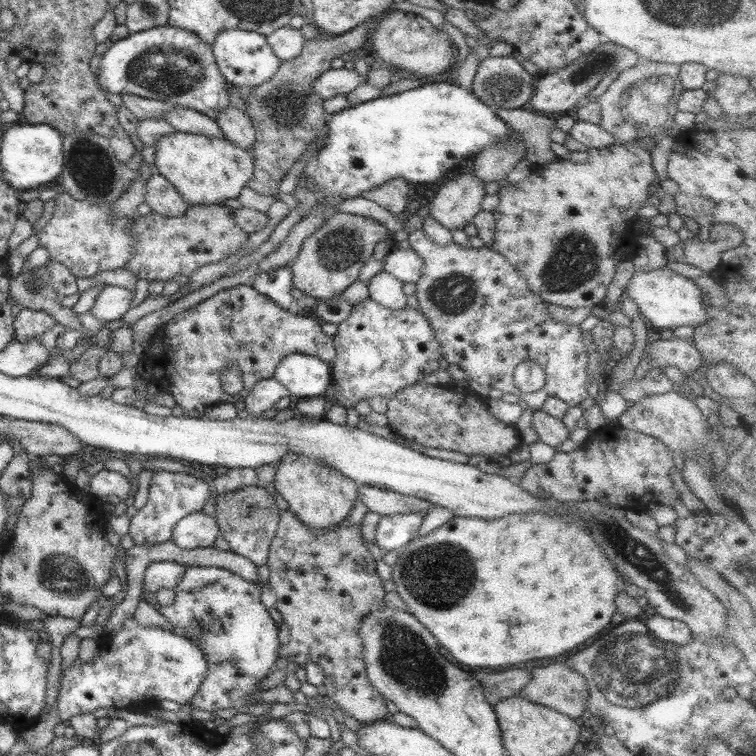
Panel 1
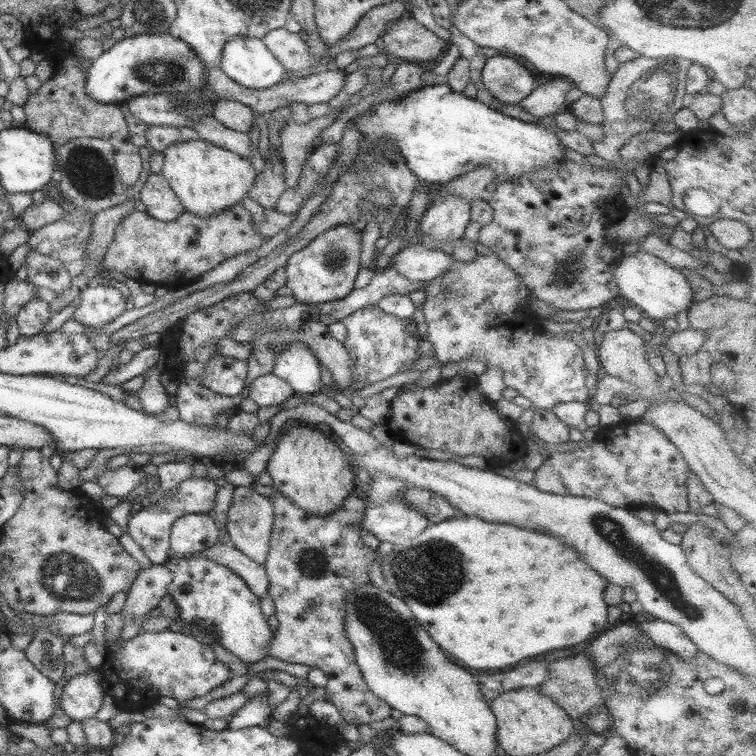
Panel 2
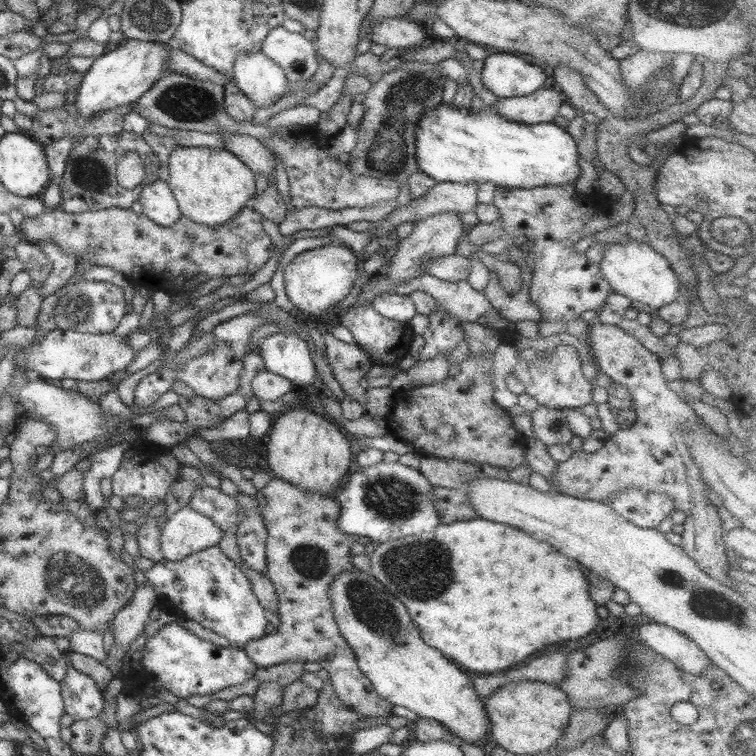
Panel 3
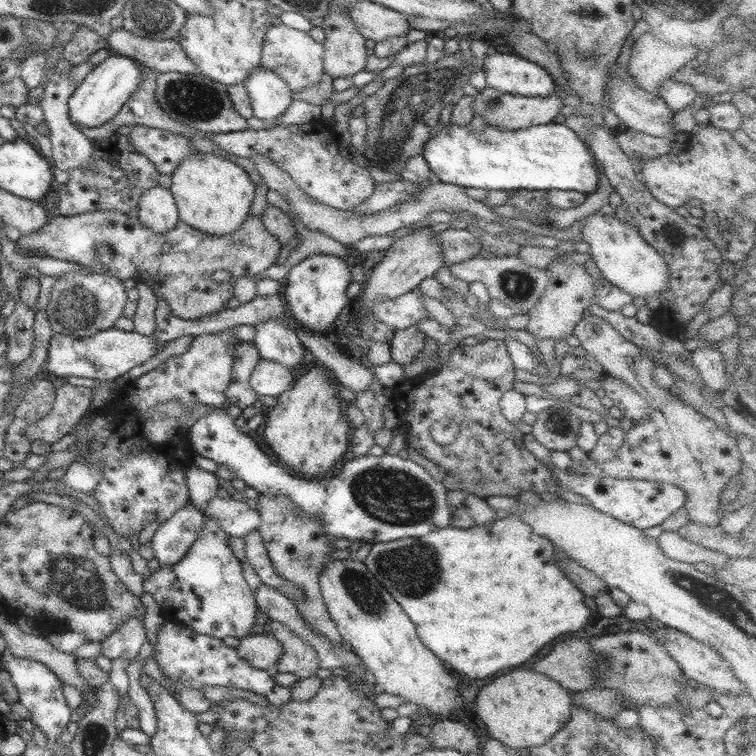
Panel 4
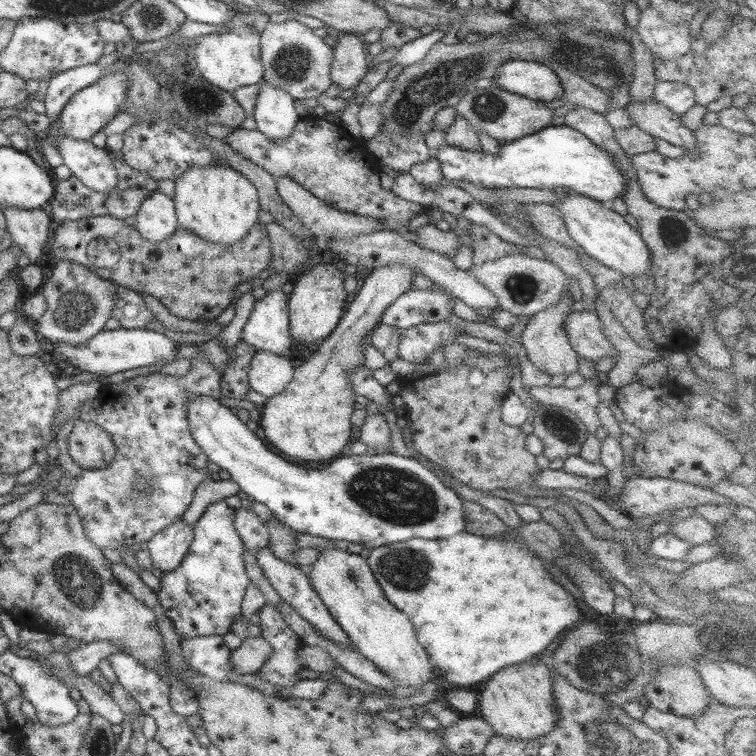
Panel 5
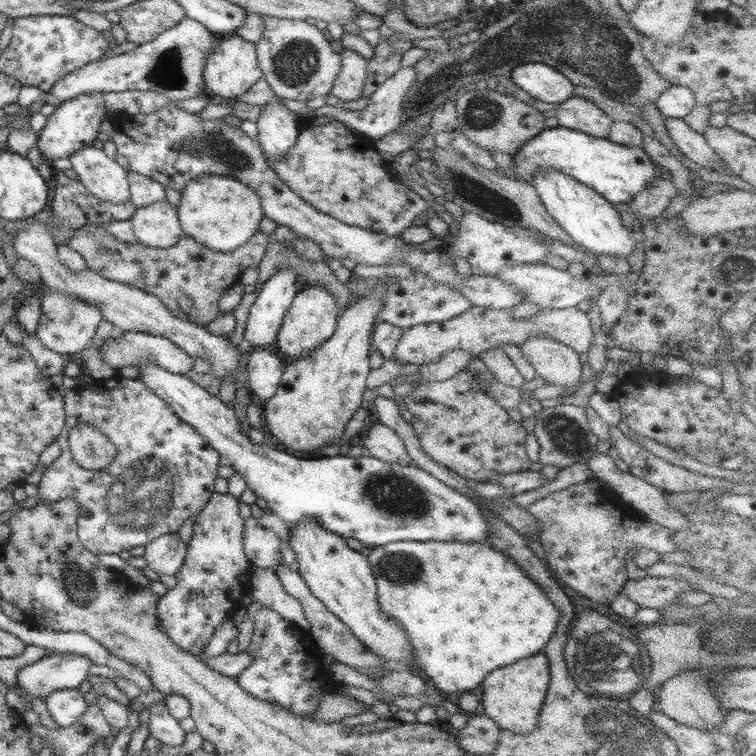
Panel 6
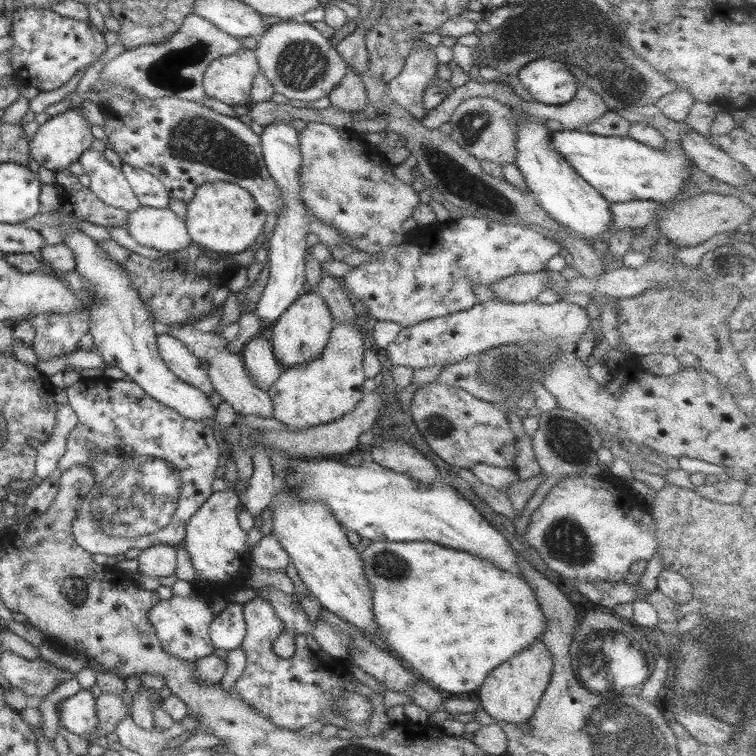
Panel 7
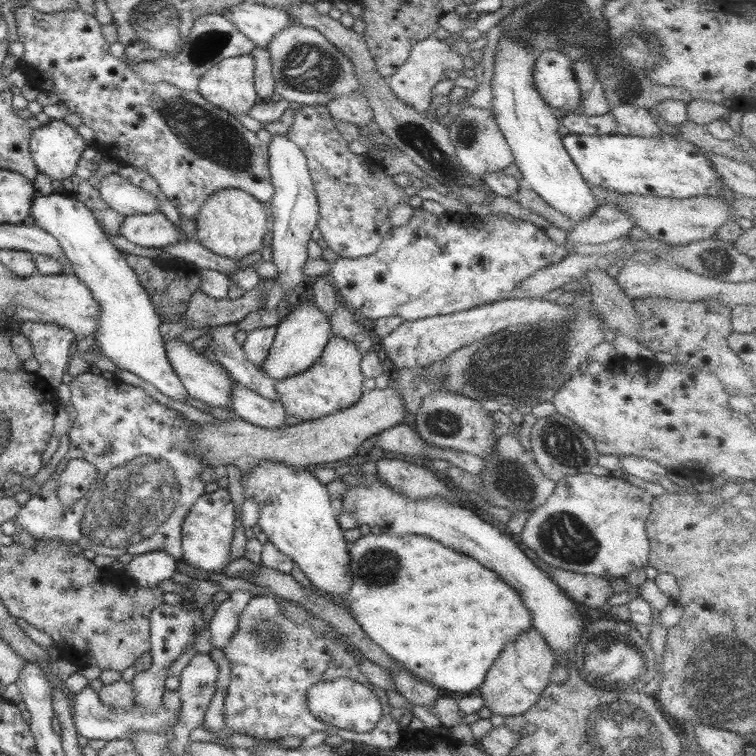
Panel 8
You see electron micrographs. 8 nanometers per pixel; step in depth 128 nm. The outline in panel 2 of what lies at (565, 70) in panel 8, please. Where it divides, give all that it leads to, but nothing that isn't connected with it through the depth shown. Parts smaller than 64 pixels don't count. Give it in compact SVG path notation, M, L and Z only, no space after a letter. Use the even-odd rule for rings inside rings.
M505 54L487 58L482 84L501 104L517 105L538 86L535 72L520 59Z

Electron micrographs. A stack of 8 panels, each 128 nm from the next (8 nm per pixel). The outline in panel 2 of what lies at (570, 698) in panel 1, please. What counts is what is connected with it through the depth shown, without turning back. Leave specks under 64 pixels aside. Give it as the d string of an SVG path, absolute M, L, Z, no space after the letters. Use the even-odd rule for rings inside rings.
M580 654L580 656L574 656L574 658L564 658L564 660L550 662L548 664L548 673L550 673L550 678L536 686L536 690L556 701L572 720L578 722L579 717L590 711L591 708L604 704L602 691L600 691L600 687L596 683L596 671L592 667L590 657Z

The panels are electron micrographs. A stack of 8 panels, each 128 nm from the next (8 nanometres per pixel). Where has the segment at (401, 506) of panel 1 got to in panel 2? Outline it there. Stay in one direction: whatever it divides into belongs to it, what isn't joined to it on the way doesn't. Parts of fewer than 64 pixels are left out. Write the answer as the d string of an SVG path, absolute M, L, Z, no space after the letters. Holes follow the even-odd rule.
M406 488L403 491L403 502L408 507L420 511L424 517L428 517L431 523L439 523L461 515L458 508L449 504L446 498L422 488Z

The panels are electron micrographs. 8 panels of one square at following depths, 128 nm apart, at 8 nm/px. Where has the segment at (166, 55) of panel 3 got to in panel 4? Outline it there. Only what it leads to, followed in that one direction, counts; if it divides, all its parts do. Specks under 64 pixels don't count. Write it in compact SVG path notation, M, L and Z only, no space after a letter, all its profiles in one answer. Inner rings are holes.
M111 53L108 58L87 73L82 84L68 99L70 120L74 124L88 128L96 128L112 120L141 84L141 68L146 67L138 60Z

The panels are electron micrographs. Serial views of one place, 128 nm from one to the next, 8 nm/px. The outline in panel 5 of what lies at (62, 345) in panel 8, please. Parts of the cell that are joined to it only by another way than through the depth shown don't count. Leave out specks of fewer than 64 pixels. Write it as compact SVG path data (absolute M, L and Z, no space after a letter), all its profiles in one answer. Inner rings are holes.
M59 260L54 266L52 277L43 286L42 295L47 309L35 323L40 338L50 347L58 342L80 345L102 331L106 321L112 317L116 303L116 283L100 277L81 264Z

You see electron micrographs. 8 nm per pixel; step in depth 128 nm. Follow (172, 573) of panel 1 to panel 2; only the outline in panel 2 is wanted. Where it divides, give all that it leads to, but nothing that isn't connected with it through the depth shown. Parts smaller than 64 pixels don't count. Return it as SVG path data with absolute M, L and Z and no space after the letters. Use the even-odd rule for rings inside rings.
M152 565L150 569L141 570L127 592L128 597L121 610L124 619L136 620L154 610L167 594L172 579L172 572L164 565Z

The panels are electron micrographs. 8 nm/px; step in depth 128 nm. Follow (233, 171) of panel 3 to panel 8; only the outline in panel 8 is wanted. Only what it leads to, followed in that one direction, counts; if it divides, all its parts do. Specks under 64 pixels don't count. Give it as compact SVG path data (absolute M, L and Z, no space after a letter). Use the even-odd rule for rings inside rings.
M220 188L200 207L195 220L198 242L208 250L230 259L244 258L263 247L264 234L268 231L269 210L248 192L237 188Z

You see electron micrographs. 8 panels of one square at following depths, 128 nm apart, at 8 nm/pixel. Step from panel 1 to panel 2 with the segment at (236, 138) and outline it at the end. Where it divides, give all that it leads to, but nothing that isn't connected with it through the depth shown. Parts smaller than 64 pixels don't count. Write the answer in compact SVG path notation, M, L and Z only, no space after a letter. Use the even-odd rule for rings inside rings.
M218 99L212 116L224 126L243 133L252 129L255 120L255 112L248 105L232 99Z

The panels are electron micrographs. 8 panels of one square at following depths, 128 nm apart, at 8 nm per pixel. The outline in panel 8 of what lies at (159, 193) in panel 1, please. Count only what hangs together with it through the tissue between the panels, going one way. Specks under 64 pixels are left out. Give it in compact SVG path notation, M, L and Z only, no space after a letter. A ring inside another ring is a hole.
M162 213L126 217L120 227L120 235L144 248L162 248L189 240L182 228L168 221Z

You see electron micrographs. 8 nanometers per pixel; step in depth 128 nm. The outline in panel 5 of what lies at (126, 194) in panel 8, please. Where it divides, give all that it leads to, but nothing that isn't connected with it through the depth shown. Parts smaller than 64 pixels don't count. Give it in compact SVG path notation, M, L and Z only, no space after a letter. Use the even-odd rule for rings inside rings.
M61 135L56 142L56 148L61 154L64 164L68 166L71 176L75 176L84 186L100 194L110 194L116 188L116 167L112 164L112 156L106 148L95 147L89 140L76 140L70 136Z

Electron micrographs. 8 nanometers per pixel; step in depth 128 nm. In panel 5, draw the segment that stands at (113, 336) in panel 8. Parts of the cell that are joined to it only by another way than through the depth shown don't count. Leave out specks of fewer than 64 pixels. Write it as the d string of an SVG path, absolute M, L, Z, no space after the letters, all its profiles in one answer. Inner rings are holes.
M194 395L186 413L190 433L212 465L227 470L250 500L266 505L295 532L348 540L372 551L412 537L436 540L464 531L461 499L435 472L412 457L354 455L338 457L324 469L308 470L270 452L219 399Z

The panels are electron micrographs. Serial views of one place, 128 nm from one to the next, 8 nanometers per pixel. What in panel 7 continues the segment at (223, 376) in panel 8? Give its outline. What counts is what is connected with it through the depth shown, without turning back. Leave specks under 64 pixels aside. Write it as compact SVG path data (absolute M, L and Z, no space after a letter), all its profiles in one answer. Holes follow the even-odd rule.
M168 333L160 336L156 334L156 343L160 359L166 363L170 372L180 380L192 384L194 388L200 389L204 394L210 395L215 391L208 372L202 368L200 359L195 357L180 339Z

